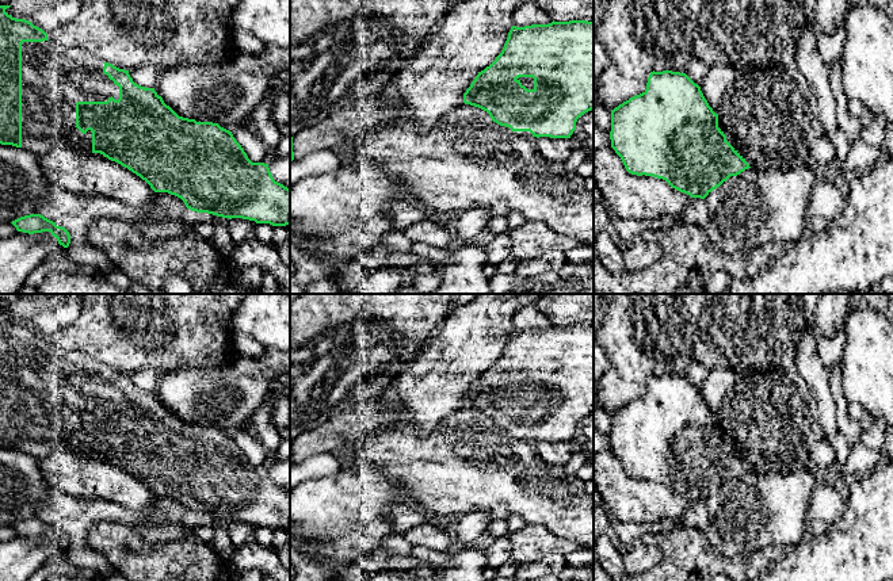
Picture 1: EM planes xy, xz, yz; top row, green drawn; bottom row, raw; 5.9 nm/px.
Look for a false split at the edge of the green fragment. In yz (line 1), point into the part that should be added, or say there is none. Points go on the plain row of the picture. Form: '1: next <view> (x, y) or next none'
1: next none

